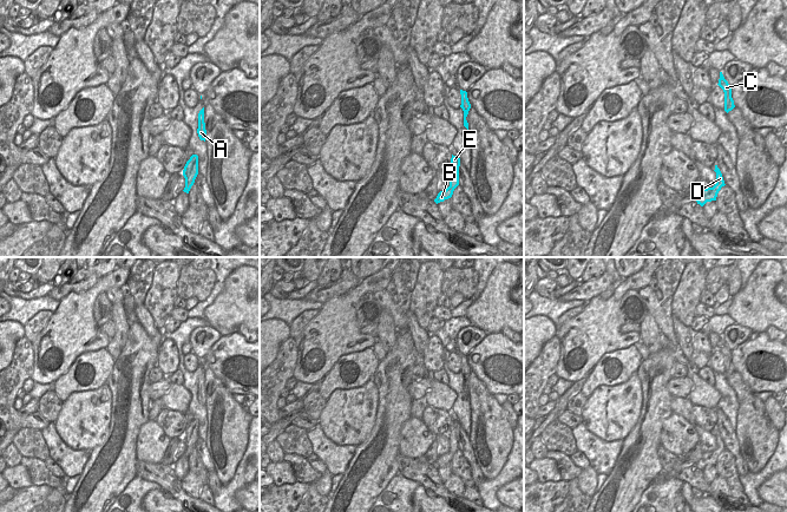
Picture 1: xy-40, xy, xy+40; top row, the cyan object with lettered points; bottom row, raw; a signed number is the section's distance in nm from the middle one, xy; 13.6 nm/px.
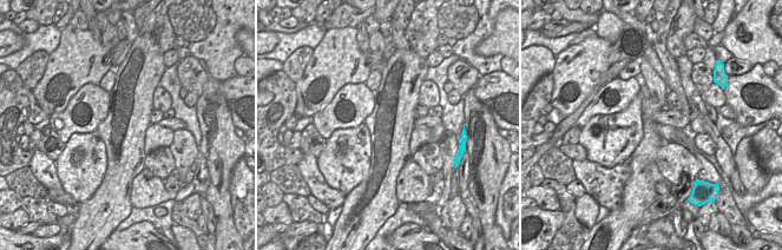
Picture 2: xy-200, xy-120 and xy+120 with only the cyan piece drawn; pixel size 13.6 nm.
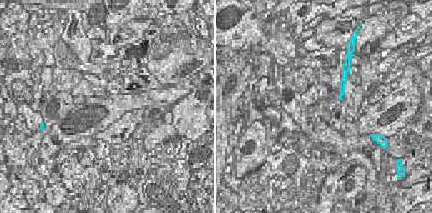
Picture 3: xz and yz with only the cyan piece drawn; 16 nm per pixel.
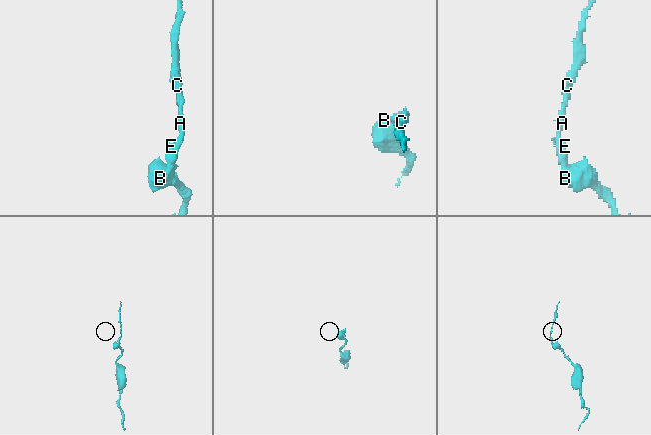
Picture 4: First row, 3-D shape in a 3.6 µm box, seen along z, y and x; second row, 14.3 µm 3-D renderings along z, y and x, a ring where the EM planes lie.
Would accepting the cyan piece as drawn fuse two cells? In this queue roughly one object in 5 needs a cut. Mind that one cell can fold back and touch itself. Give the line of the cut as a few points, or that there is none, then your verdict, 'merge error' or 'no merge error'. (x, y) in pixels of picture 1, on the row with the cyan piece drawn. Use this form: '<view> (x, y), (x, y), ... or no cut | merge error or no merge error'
no cut | no merge error

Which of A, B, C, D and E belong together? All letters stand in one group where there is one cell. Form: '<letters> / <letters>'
A B C D E

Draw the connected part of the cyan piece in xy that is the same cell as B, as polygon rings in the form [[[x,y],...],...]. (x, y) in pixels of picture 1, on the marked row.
[[[453,156],[451,158],[450,166],[447,169],[447,173],[450,177],[450,186],[440,191],[434,199],[434,202],[438,204],[440,202],[444,202],[445,199],[448,199],[452,197],[454,189],[459,185],[459,166],[460,166],[460,158],[458,156]]]

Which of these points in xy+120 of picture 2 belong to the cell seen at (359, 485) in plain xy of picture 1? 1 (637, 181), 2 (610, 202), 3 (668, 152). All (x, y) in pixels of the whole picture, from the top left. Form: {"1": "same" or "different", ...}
{"1": "same", "2": "different", "3": "different"}

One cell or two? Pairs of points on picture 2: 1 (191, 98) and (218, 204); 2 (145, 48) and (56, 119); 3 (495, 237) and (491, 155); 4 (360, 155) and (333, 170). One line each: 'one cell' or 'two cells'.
1: two cells
2: two cells
3: one cell
4: one cell

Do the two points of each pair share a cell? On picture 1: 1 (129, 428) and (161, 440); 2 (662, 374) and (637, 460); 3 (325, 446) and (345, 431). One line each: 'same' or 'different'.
1: different
2: same
3: different

